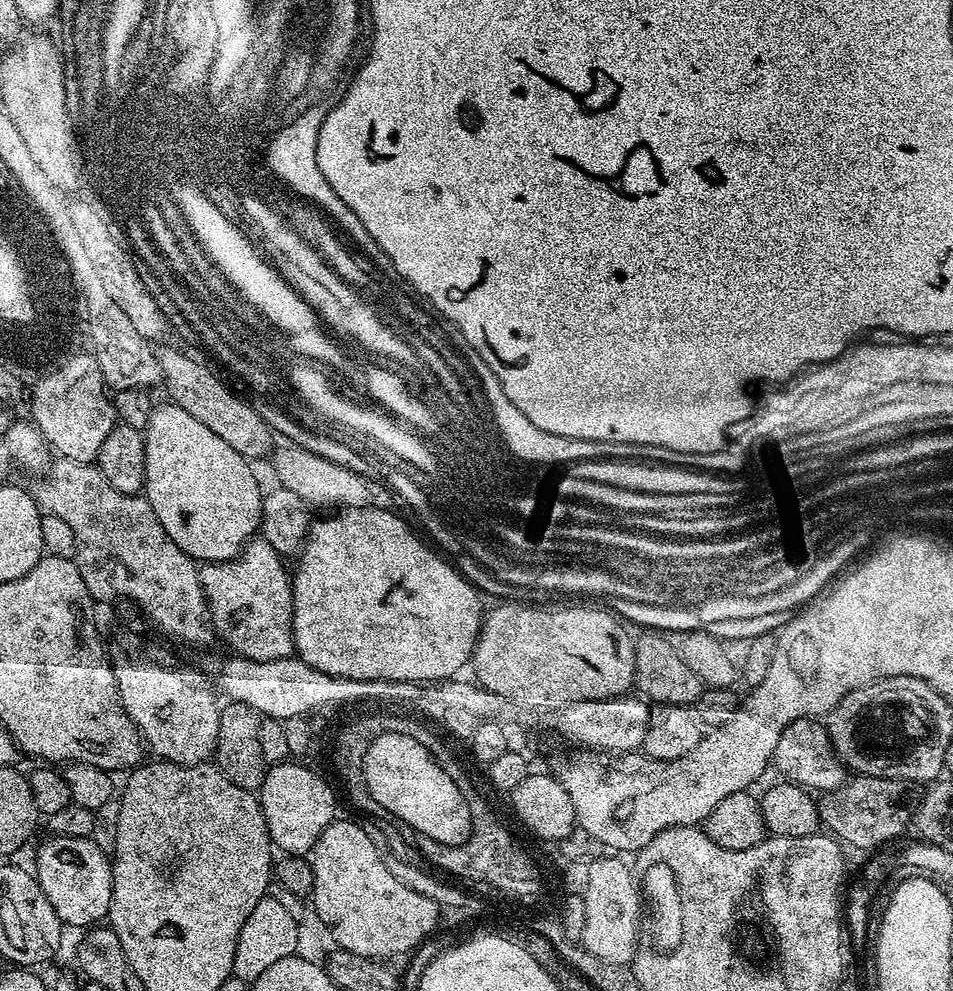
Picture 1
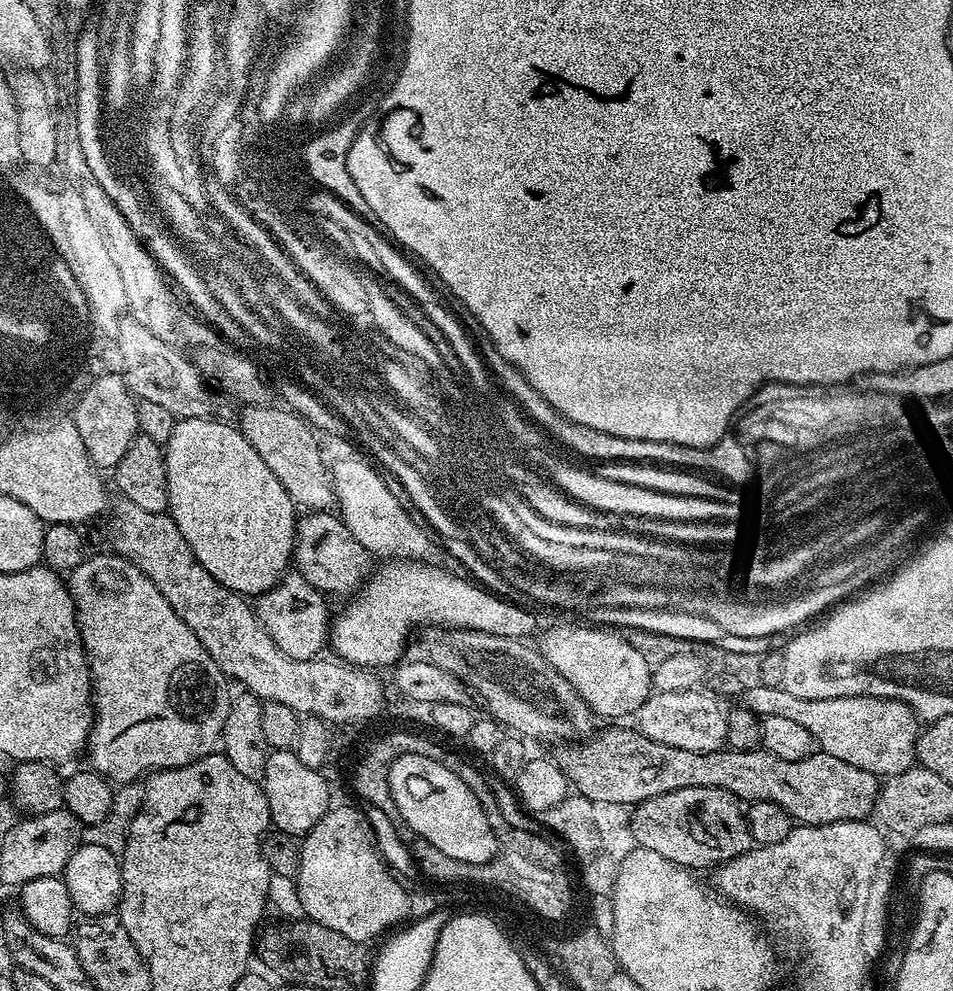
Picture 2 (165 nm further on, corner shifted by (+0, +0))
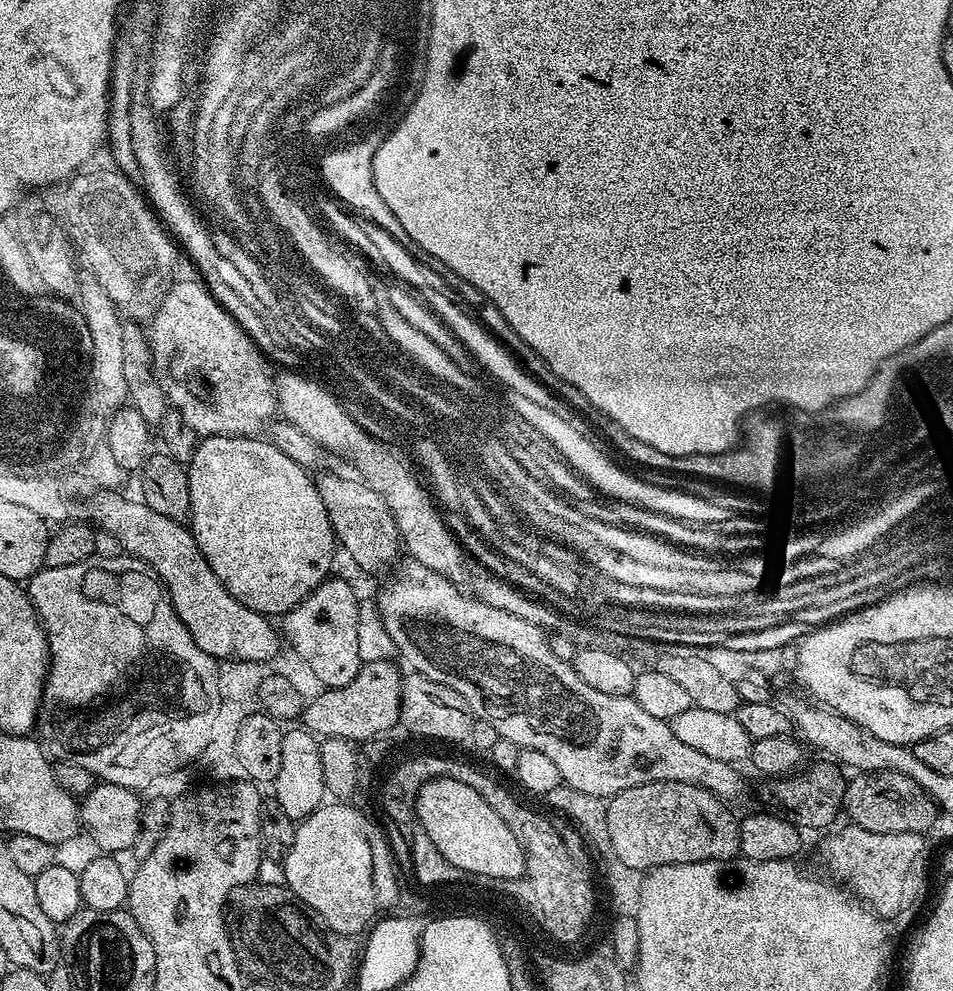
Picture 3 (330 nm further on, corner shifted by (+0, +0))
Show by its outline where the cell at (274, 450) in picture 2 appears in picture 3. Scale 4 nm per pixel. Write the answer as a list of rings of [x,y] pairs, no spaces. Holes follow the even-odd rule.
[[[348,476],[319,477],[316,489],[320,491],[328,511],[332,533],[336,535],[339,547],[362,571],[380,572],[383,568],[391,569],[397,563],[396,555],[402,552],[401,536],[394,514],[387,508],[380,494],[363,479],[351,480]]]

